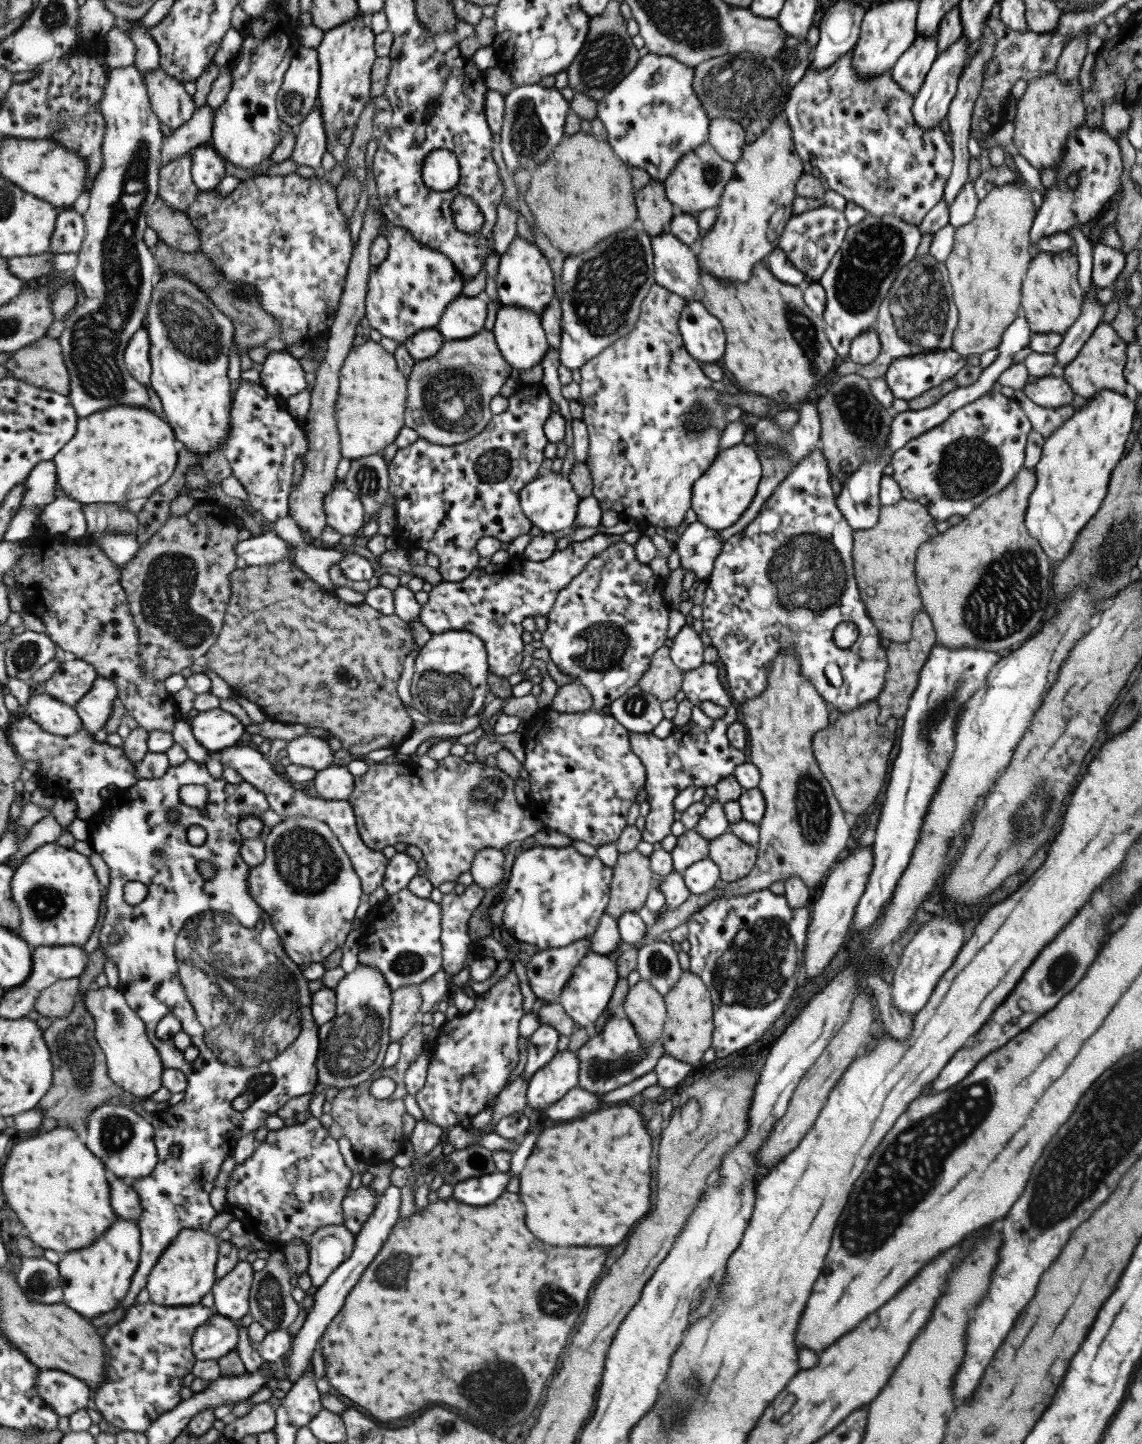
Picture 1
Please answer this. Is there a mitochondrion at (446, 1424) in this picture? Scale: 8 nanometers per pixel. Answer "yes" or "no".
yes

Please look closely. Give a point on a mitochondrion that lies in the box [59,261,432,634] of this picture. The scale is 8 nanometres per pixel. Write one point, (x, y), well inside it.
(188, 326)

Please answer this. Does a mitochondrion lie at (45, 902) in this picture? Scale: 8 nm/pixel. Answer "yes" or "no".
yes

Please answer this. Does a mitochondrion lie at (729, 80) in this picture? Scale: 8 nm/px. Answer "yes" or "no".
yes

